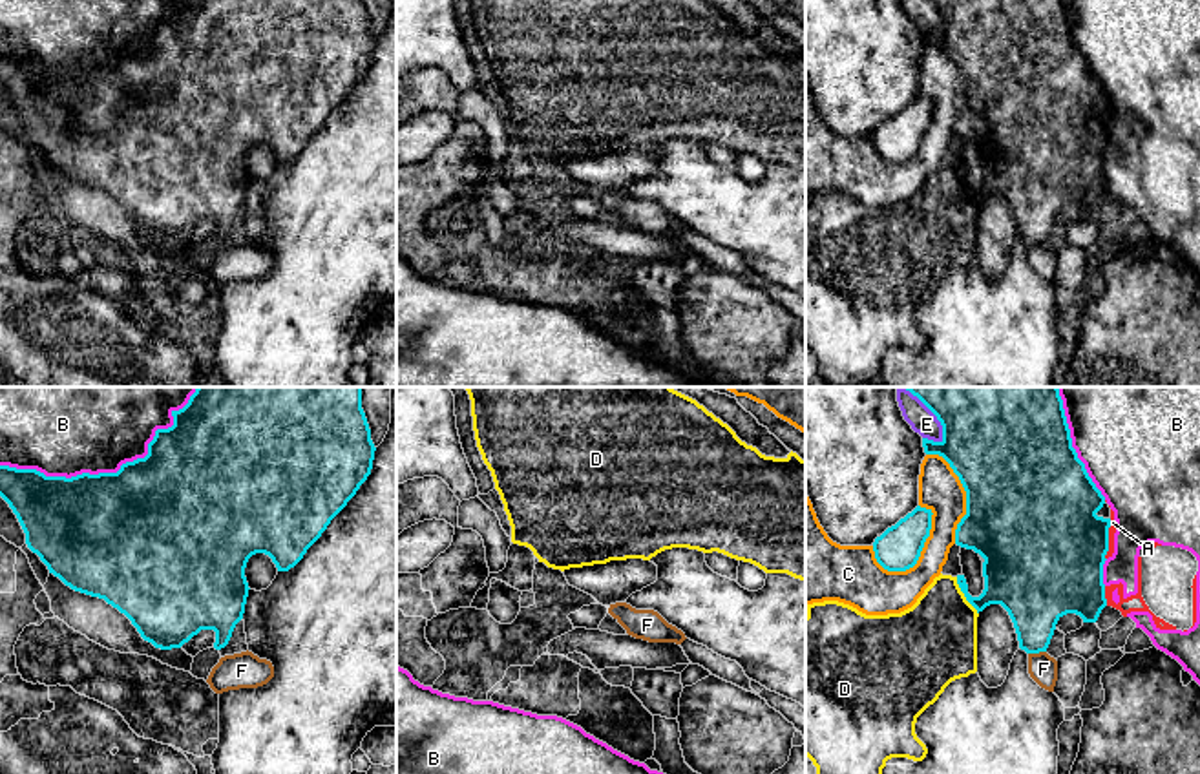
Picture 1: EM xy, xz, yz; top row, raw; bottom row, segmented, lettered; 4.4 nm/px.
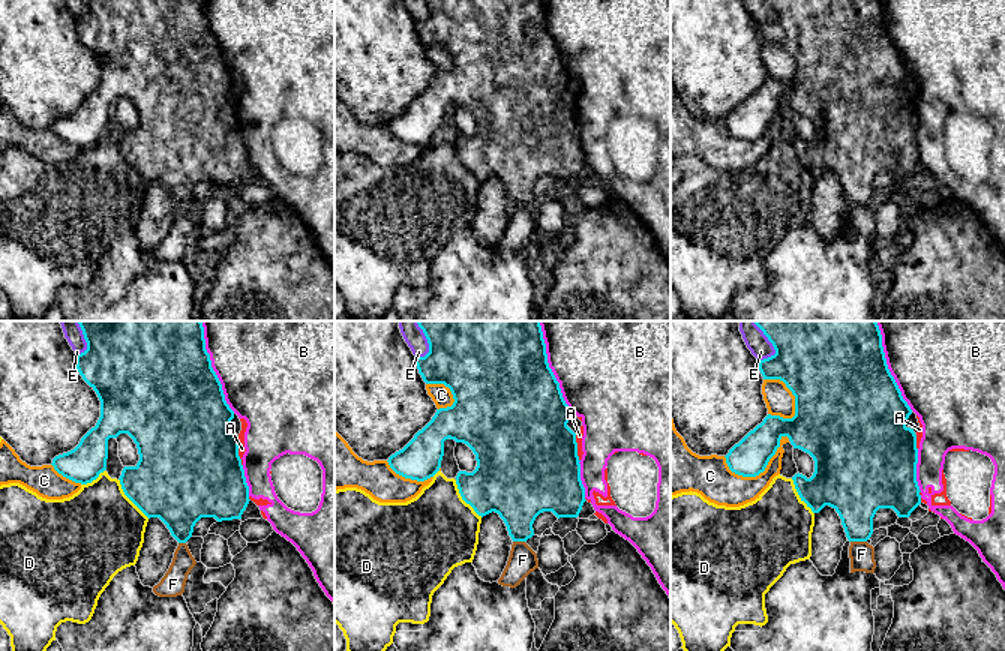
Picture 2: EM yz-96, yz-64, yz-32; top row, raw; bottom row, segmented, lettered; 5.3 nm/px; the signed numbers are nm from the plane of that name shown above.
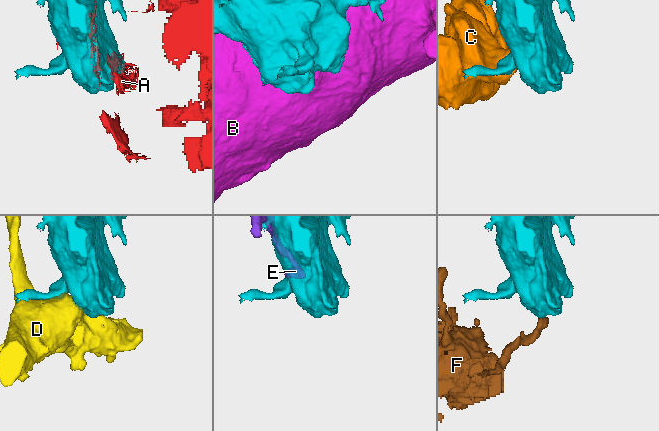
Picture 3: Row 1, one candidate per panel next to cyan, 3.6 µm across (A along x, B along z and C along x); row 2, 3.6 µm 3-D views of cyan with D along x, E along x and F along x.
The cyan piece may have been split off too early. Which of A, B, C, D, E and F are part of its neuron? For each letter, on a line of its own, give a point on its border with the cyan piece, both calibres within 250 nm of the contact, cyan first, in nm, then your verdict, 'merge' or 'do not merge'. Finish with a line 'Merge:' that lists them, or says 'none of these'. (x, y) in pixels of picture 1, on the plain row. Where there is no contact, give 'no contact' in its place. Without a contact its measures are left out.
A: meets cyan in yz at (1107, 130); 480 nm thick on the cyan side, 30 nm on the other; do not merge
B: meets cyan in xy at (101, 64); 500 nm thick on the cyan side, 300 nm on the other; do not merge
C: meets cyan in yz at (921, 141); 190 nm thick on the cyan side, 200 nm on the other; do not merge
D: meets cyan in yz at (965, 187); 300 nm thick on the cyan side, 380 nm on the other; do not merge
E: meets cyan in yz at (941, 15); 360 nm thick on the cyan side, 110 nm on the other; do not merge
F: meets cyan in yz at (1036, 243); 280 nm thick on the cyan side, 130 nm on the other; do not merge
Merge: none of these

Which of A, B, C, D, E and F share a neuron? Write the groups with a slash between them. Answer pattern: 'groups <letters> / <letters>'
groups A B / C / D / E / F

